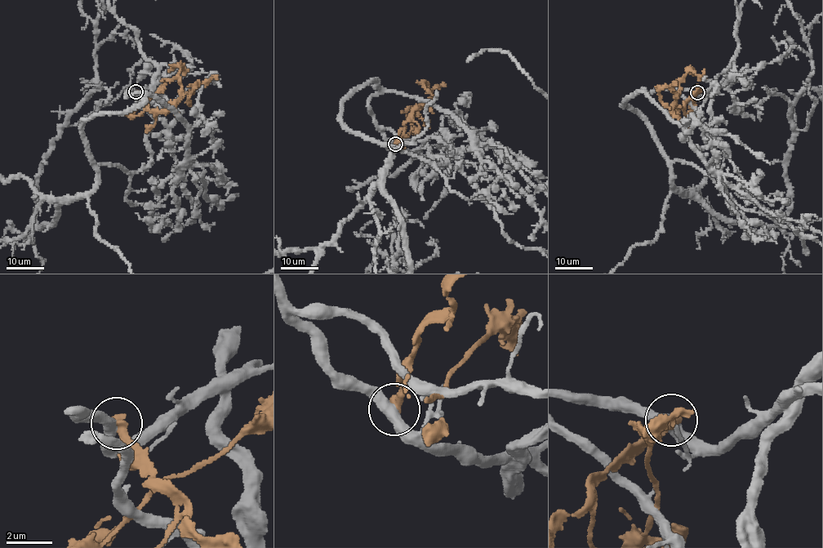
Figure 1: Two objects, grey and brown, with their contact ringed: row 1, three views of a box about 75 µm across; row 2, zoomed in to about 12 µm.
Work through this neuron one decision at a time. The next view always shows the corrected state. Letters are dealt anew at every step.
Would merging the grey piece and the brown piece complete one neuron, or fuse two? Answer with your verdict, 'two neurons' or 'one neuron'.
two neurons

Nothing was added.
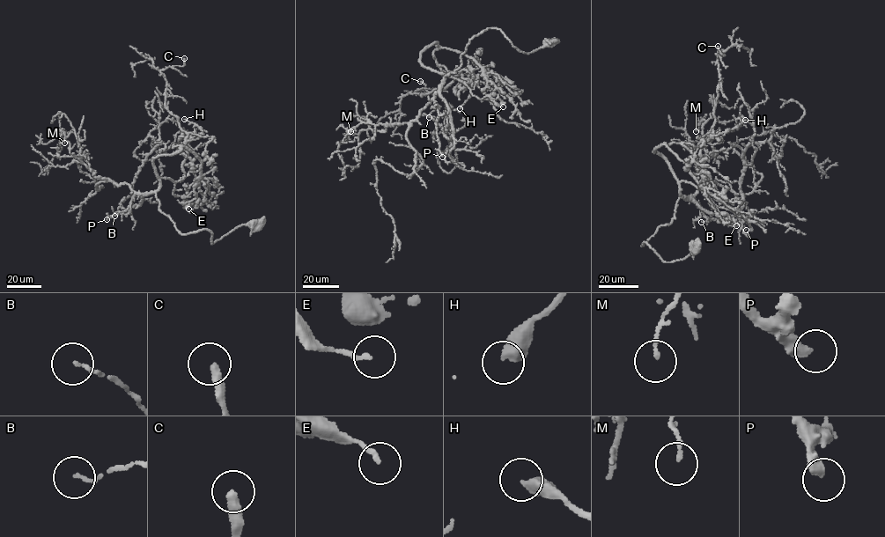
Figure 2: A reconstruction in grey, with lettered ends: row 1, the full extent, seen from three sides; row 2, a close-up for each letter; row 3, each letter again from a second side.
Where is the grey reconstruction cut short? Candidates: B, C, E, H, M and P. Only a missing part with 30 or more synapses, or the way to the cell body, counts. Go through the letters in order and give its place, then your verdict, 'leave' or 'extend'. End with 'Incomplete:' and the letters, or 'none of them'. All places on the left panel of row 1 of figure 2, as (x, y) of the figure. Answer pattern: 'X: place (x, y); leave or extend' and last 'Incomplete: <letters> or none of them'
B: place (114, 216); leave
C: place (184, 58); leave
E: place (188, 209); leave
H: place (184, 119); leave
M: place (64, 143); leave
P: place (106, 219); extend
Incomplete: P

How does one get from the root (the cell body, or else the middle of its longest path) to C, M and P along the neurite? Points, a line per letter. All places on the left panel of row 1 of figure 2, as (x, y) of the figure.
C: (252, 225), (211, 244), (159, 209), (160, 179), (180, 180), (187, 155), (160, 70), (184, 58)
M: (252, 225), (211, 244), (205, 229), (181, 233), (155, 193), (96, 177), (74, 132), (64, 143)
P: (252, 225), (236, 227), (211, 244), (205, 229), (177, 231), (152, 192), (136, 194), (127, 209), (106, 219)

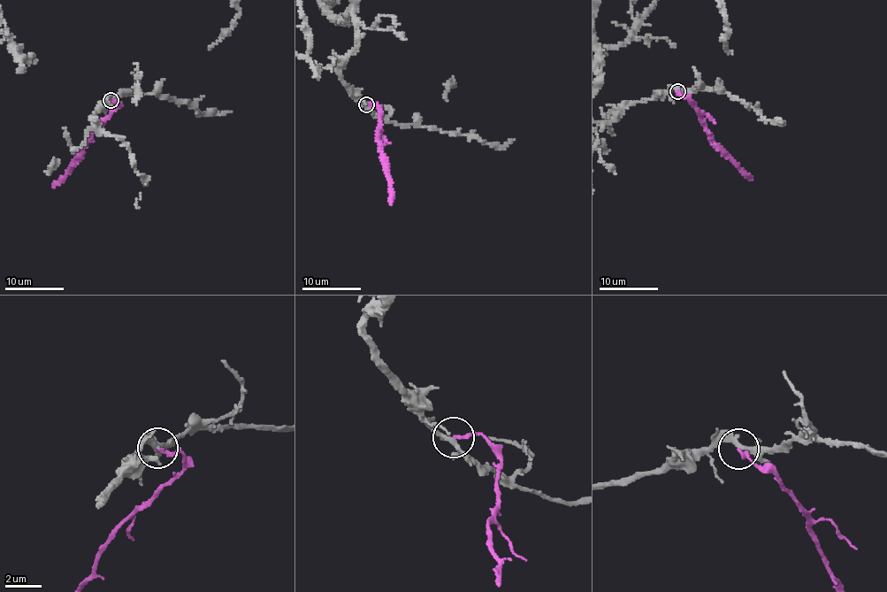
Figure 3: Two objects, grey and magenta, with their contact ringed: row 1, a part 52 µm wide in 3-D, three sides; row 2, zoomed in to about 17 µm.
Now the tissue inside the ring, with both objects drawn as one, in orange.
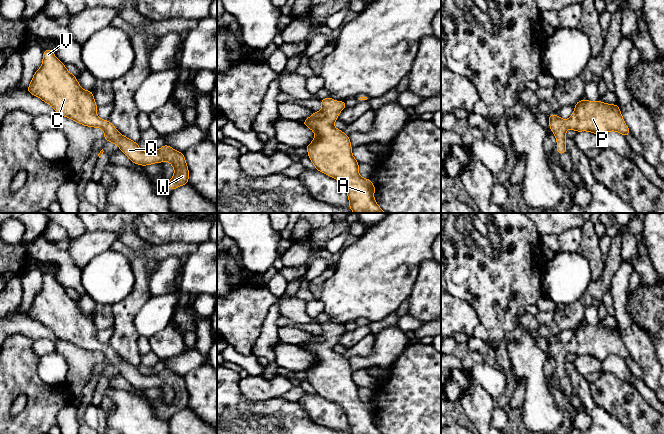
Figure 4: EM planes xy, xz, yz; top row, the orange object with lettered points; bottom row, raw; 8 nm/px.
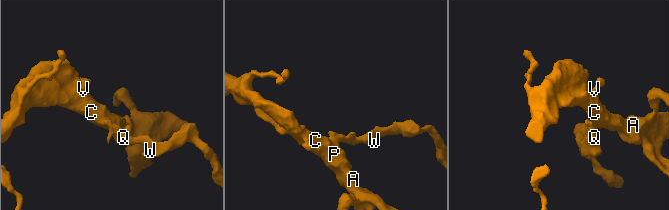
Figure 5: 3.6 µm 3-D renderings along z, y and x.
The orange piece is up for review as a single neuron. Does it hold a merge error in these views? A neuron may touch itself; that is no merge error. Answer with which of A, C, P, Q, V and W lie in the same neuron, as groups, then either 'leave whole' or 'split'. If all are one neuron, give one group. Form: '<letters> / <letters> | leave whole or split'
A C P Q V W | leave whole

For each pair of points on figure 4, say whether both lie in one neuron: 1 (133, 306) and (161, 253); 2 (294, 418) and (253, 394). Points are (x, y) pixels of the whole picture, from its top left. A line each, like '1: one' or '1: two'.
1: two
2: two

